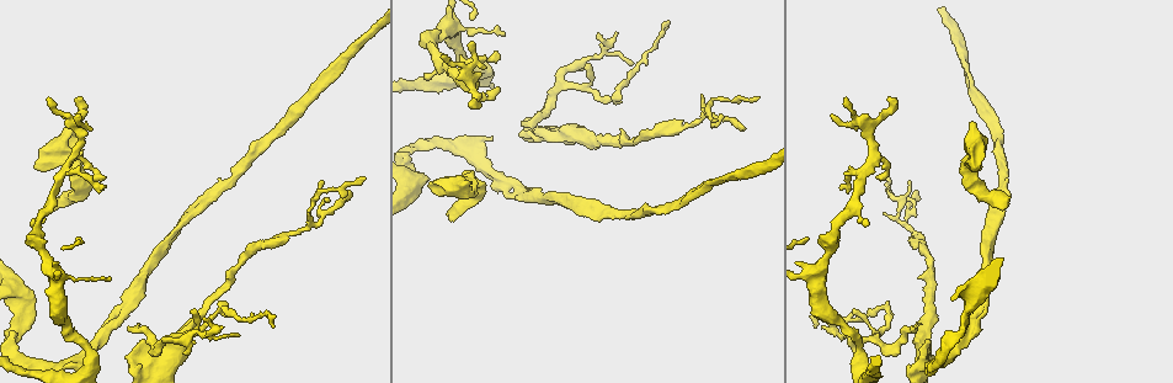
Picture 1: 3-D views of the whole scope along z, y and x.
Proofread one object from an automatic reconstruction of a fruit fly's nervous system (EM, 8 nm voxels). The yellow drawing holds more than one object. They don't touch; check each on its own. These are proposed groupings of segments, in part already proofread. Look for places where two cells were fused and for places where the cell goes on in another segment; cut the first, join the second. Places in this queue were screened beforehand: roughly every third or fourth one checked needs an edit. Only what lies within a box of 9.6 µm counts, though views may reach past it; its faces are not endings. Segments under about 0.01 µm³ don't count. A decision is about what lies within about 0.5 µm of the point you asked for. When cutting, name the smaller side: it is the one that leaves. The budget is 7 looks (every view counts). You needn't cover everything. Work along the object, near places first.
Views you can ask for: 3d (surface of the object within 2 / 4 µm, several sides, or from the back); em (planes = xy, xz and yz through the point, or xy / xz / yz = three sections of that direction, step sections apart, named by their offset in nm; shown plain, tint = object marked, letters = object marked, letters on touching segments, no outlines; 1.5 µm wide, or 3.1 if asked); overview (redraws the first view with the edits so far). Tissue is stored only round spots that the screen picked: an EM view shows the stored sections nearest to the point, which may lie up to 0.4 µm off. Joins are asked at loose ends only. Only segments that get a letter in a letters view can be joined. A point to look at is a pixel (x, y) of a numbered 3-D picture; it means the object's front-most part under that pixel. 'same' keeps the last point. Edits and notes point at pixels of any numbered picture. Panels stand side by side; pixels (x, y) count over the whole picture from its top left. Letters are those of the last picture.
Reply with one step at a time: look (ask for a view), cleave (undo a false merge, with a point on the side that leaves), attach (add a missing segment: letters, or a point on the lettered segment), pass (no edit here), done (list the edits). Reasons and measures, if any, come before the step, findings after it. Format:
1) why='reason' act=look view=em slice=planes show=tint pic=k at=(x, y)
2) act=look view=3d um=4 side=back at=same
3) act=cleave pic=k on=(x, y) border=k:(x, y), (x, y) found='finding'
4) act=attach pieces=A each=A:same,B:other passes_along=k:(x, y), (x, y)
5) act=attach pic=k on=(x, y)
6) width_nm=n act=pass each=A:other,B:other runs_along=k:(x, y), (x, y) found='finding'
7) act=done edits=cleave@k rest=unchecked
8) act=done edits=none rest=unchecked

why='tapers out' act=look view=em slice=planes show=letters pic=1 at=(365, 179)

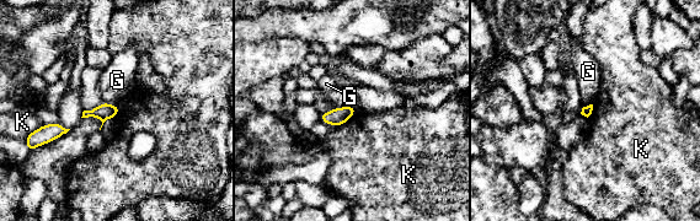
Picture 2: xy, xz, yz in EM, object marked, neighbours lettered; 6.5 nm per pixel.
act=pass each=G:other,K:other found='none of them fits'

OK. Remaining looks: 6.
why='a fork' act=look view=3d um=4 pic=1 at=(454, 184)

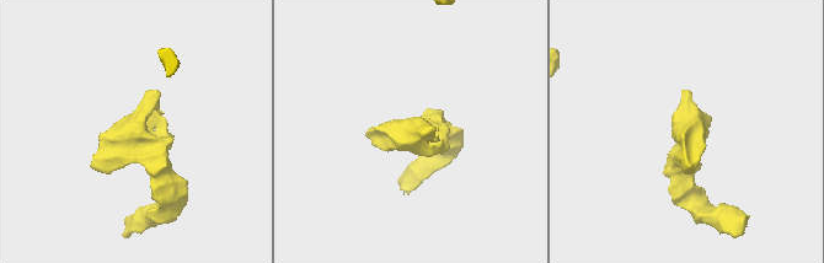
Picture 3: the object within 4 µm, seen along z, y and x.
why='need the tissue' act=look view=em um=3.1 slice=xz step=16 show=plain pic=3 at=(689, 132)

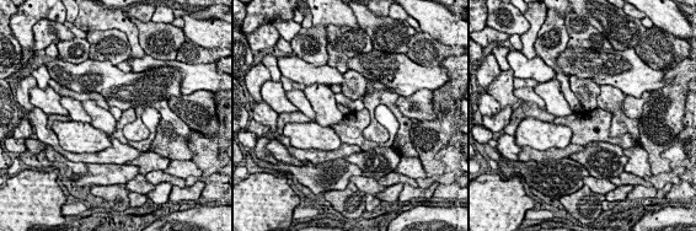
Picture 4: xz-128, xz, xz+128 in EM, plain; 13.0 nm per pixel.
why='see the neighbours' act=look view=em um=3.1 slice=xz step=16 show=letters at=same

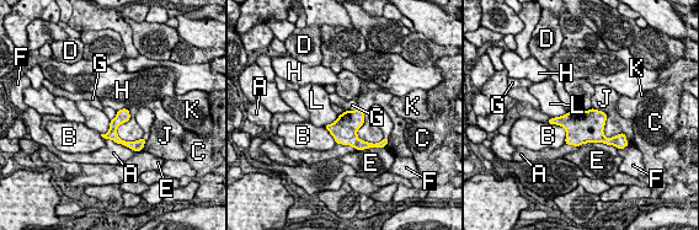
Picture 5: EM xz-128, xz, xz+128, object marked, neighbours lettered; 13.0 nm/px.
act=pass each=A:other,B:other,C:other,D:other,E:other,F:other,G:other,H:other,J:other,K:other,L:other border=5:(111, 121), (110, 128), (101, 134) found='one cell here'

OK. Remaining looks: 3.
why='free end' act=look view=em slice=planes show=letters pic=1 at=(887, 99)

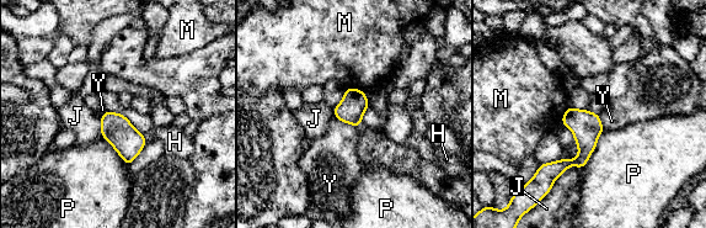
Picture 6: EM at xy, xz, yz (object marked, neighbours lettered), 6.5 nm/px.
act=pass each=H:other,J:other,M:other,P:other,Y:other runs_along=6:(595, 116), (584, 153), (541, 185) found='none of them fits'

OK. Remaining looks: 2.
act=done edits=none rest=unchecked

